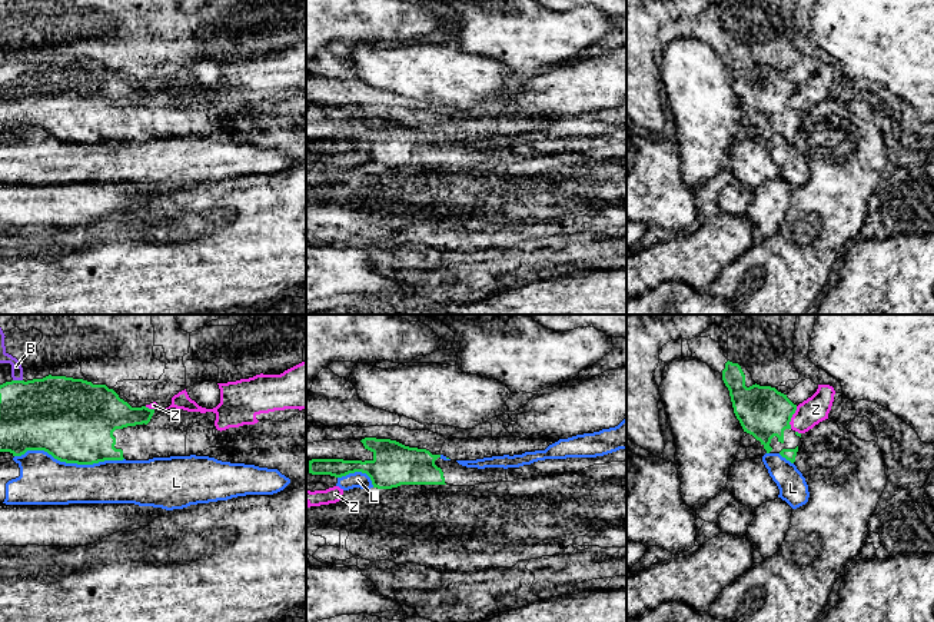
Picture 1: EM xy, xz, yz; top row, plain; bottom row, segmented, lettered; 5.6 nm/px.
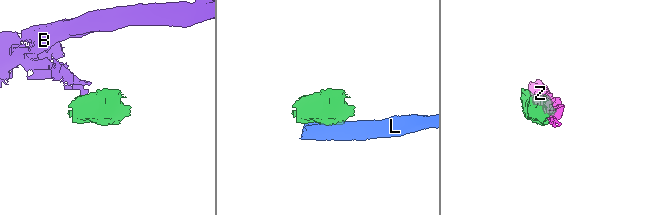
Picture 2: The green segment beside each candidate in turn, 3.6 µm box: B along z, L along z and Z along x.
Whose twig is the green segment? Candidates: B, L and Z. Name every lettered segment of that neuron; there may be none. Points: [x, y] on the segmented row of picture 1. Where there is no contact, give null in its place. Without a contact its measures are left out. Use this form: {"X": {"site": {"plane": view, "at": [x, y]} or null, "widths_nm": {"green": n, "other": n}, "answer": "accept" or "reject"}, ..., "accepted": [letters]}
{"B": {"site": {"plane": "xy", "at": [17, 381]}, "widths_nm": {"green": 400, "other": 60}, "answer": "reject"}, "L": {"site": {"plane": "xy", "at": [69, 462]}, "widths_nm": {"green": 460, "other": 280}, "answer": "reject"}, "Z": {"site": {"plane": "yz", "at": [791, 416]}, "widths_nm": {"green": 280, "other": 150}, "answer": "reject"}, "accepted": []}

